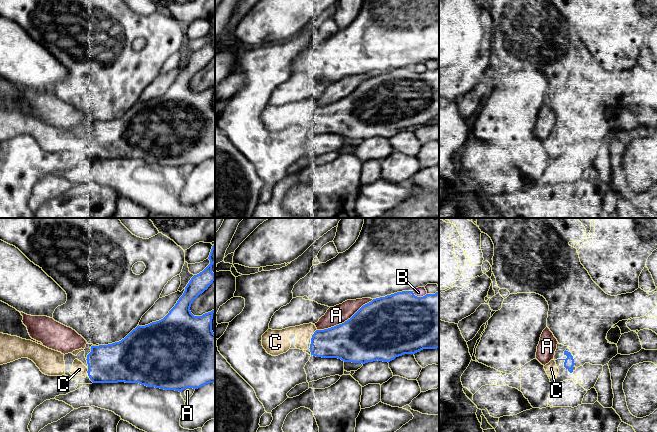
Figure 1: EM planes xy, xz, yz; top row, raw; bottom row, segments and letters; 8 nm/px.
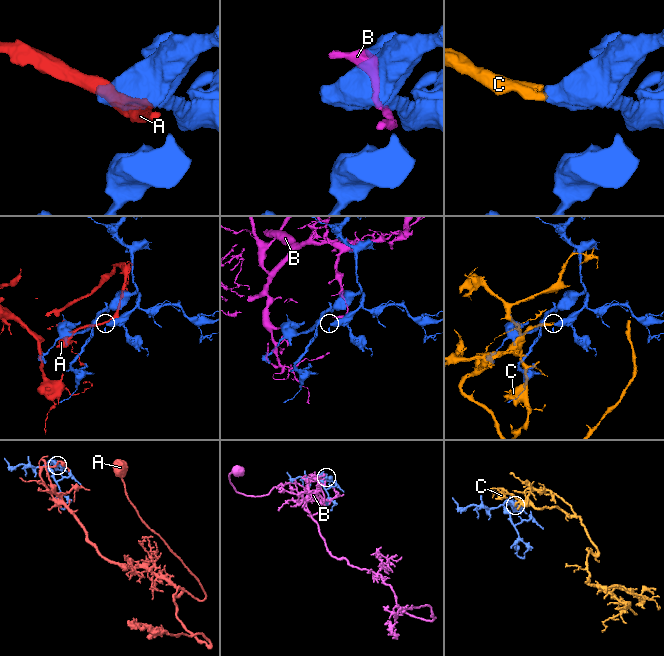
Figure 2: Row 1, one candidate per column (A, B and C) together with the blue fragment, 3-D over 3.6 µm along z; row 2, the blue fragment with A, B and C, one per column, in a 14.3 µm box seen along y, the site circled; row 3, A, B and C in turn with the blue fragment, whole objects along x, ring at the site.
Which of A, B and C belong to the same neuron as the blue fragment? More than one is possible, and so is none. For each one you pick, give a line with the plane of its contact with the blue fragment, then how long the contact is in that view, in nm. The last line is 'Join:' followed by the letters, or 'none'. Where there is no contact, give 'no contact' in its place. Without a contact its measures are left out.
C: meets blue in xz; contact 70 nm long
Join: C

